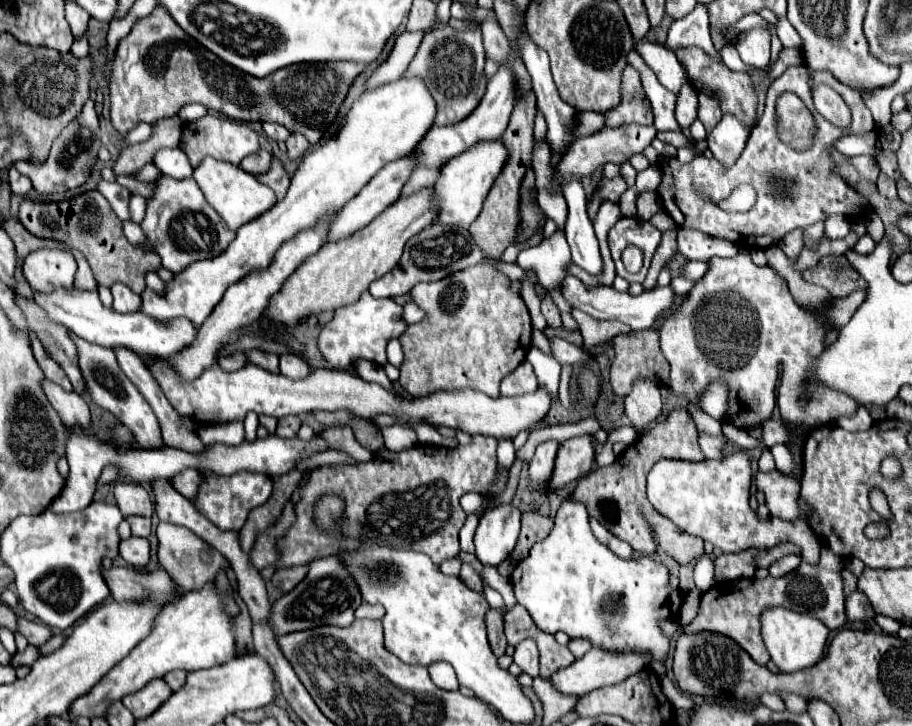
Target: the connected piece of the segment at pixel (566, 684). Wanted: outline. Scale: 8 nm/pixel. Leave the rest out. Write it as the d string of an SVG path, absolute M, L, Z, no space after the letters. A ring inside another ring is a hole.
M590 649L584 657L576 659L570 667L560 669L550 679L554 681L558 691L562 691L566 695L586 695L586 693L590 693L590 691L594 691L598 687L620 683L622 679L626 679L626 677L642 671L644 667L648 667L650 661L652 661L650 653L640 653L640 651L618 653L618 651L606 651L606 649Z

